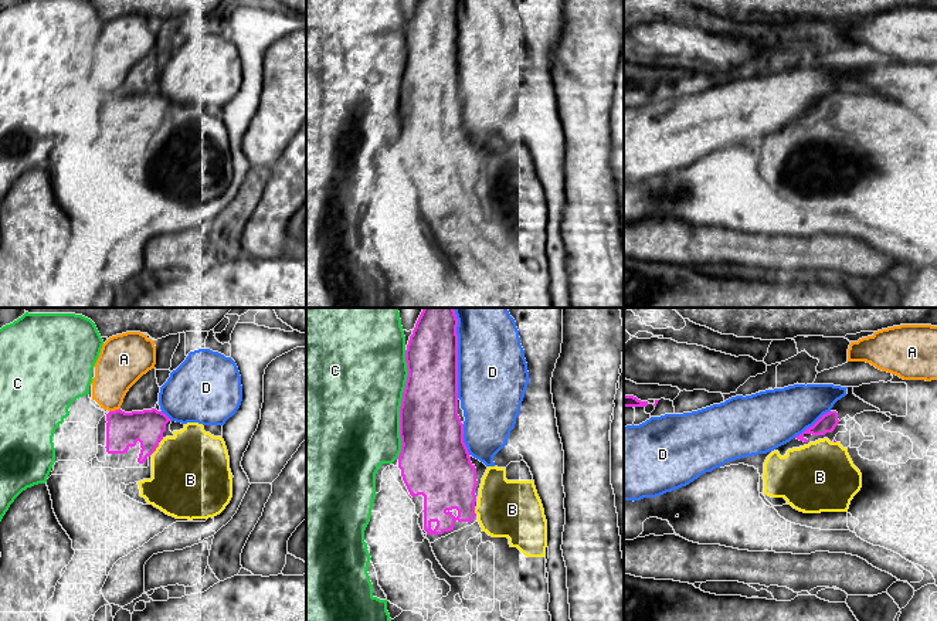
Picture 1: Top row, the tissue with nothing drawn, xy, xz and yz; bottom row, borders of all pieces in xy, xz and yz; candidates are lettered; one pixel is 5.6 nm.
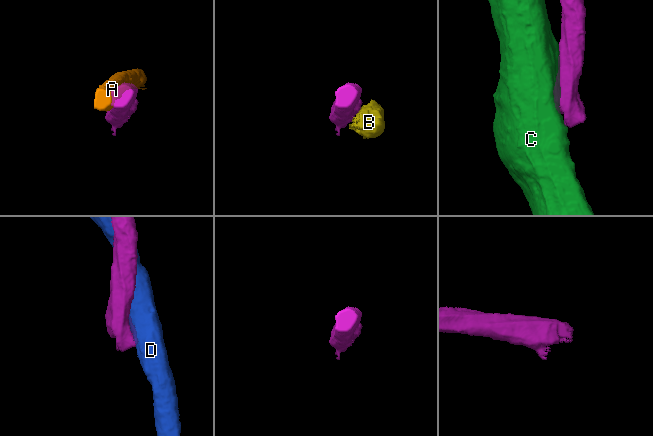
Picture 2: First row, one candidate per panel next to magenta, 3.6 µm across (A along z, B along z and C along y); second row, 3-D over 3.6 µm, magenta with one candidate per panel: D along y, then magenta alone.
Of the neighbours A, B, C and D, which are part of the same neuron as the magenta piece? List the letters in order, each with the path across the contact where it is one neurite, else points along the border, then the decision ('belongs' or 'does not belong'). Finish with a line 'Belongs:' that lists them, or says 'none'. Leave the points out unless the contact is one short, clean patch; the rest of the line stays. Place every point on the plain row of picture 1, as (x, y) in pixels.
A: does not belong
B: way xy (124, 112), (135, 112), (155, 132), (182, 146), (190, 155); belongs
C: does not belong
D: does not belong
Belongs: B

